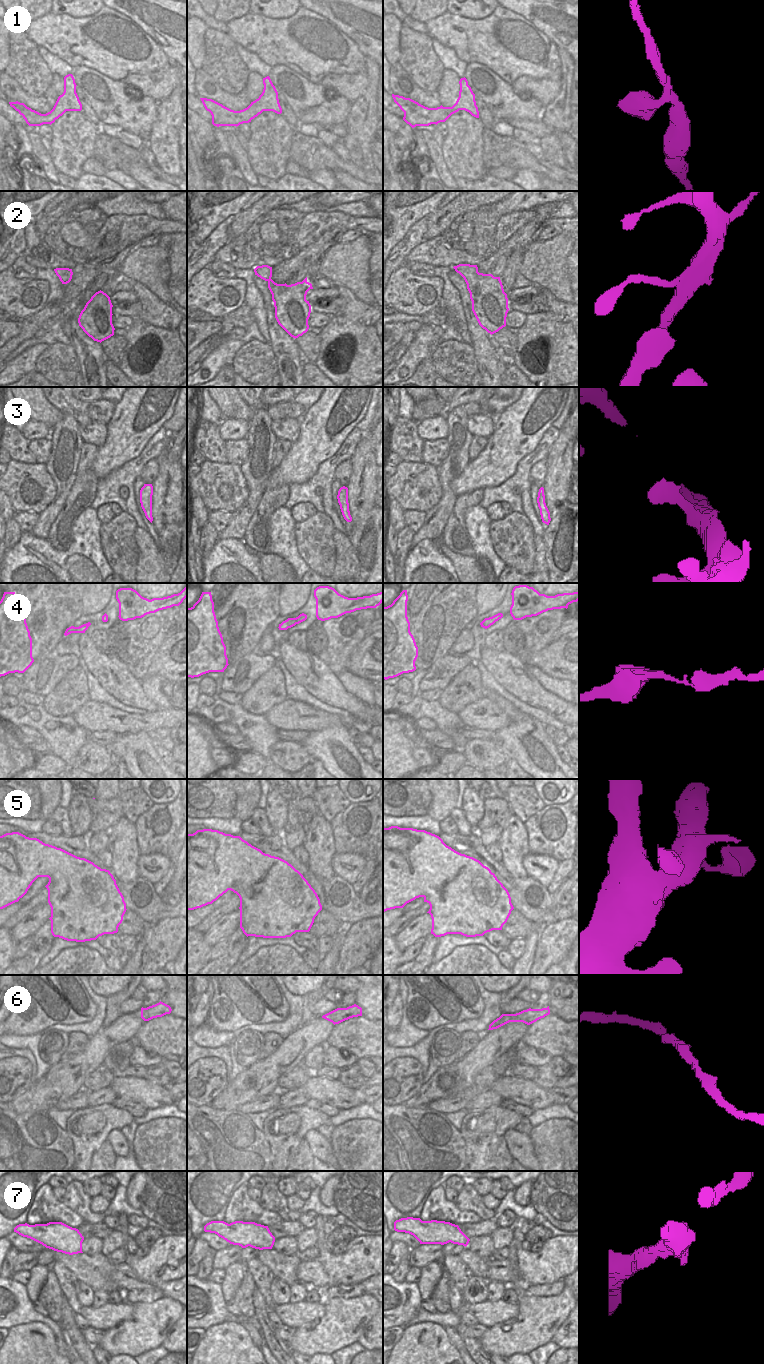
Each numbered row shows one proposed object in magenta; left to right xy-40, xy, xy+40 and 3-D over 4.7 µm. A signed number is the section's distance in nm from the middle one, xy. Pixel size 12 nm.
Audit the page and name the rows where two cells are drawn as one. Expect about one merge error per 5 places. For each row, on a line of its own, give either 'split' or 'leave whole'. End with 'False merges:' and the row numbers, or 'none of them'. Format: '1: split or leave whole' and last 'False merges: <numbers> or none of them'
1: leave whole
2: leave whole
3: leave whole
4: leave whole
5: leave whole
6: leave whole
7: leave whole
False merges: none of them

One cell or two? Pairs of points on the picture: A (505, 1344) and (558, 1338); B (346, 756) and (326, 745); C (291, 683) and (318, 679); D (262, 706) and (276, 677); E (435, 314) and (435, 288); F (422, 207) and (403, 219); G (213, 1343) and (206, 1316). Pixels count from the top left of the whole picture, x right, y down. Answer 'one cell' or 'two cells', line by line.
A: two cells
B: one cell
C: two cells
D: one cell
E: two cells
F: one cell
G: two cells

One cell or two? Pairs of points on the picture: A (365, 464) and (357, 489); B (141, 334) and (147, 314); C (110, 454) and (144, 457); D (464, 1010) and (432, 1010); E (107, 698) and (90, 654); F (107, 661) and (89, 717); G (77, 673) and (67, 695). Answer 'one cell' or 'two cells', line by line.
A: one cell
B: two cells
C: two cells
D: one cell
E: two cells
F: two cells
G: one cell

